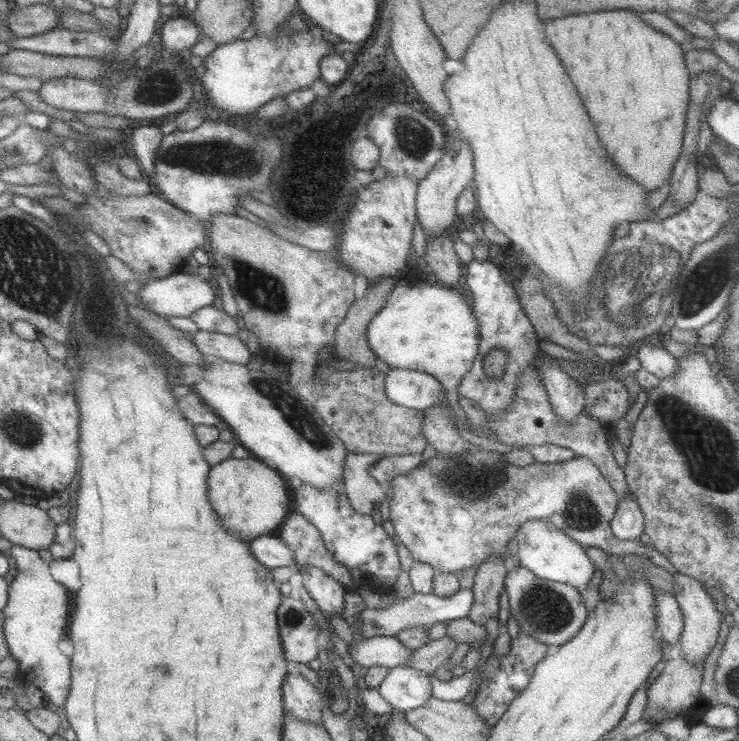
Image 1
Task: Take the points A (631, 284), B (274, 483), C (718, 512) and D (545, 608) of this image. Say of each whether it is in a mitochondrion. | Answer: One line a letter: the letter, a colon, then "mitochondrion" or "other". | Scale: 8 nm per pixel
A: mitochondrion
B: other
C: mitochondrion
D: mitochondrion

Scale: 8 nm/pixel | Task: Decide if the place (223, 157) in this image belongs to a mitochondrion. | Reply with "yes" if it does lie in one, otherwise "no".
yes

